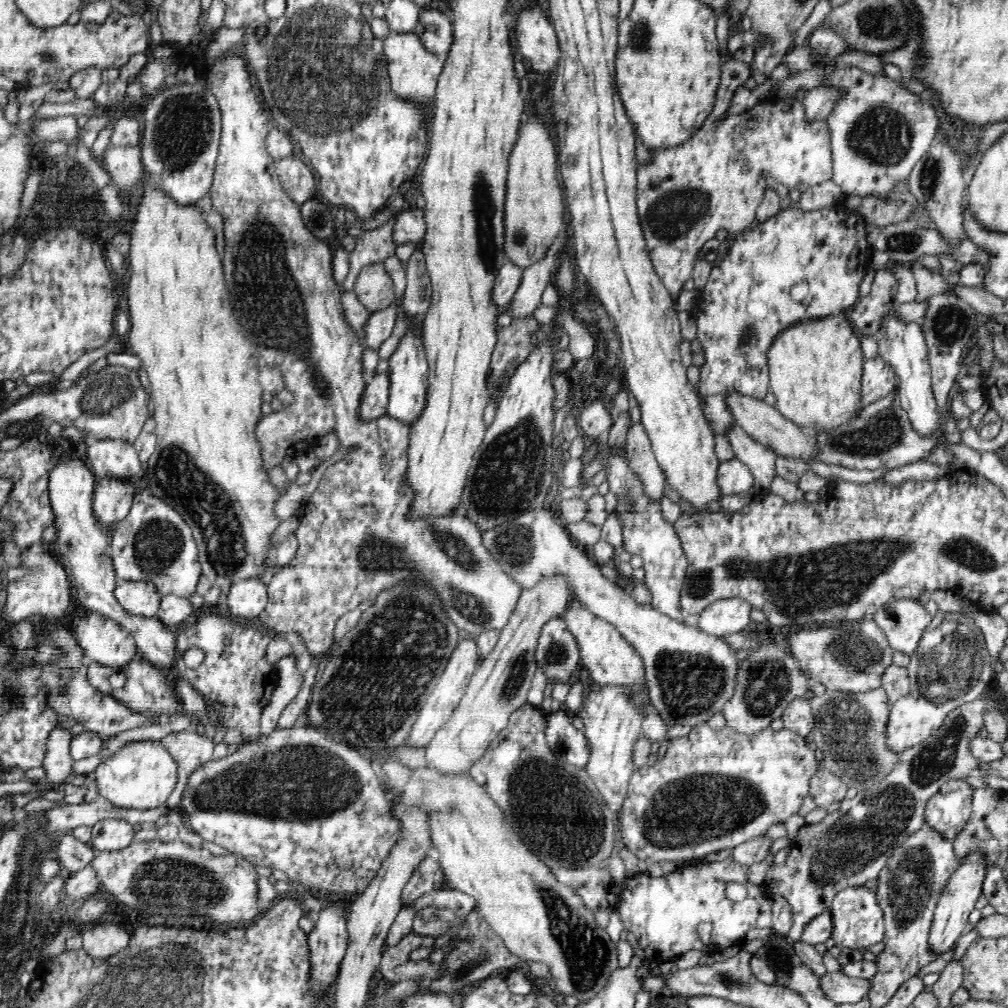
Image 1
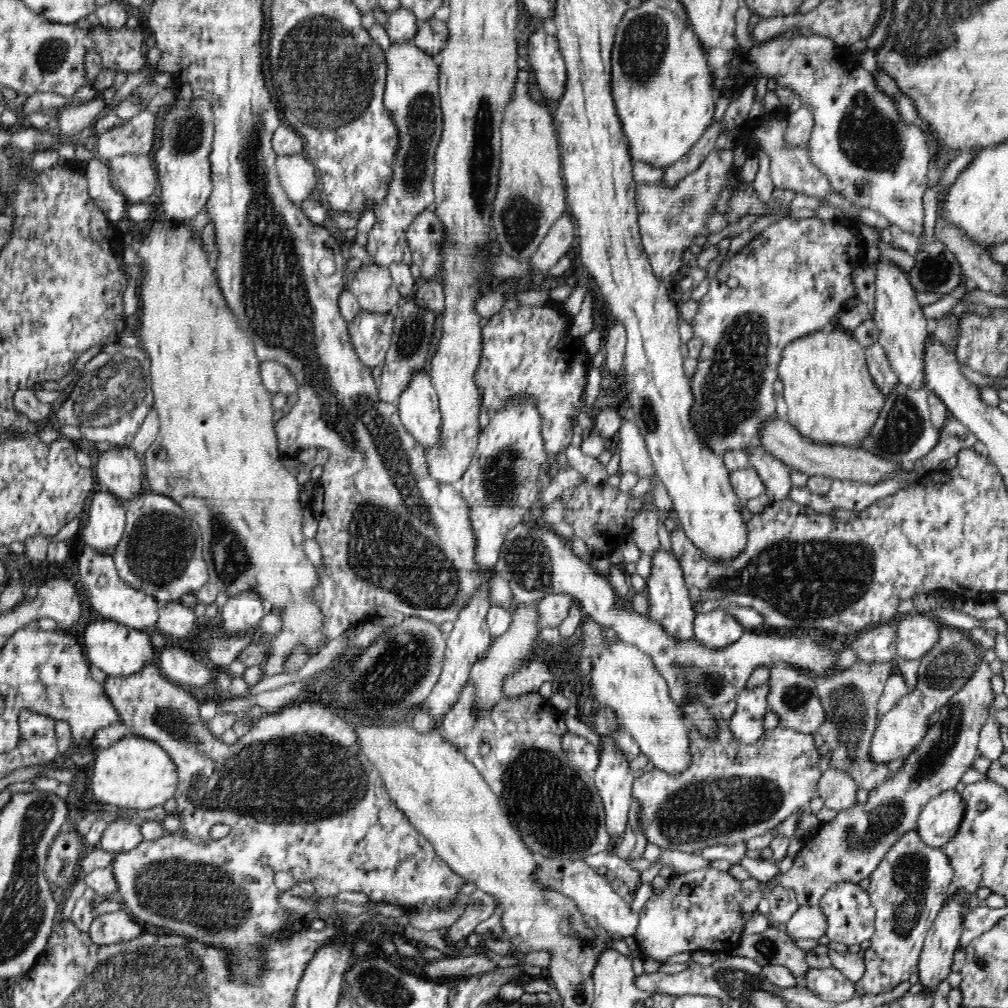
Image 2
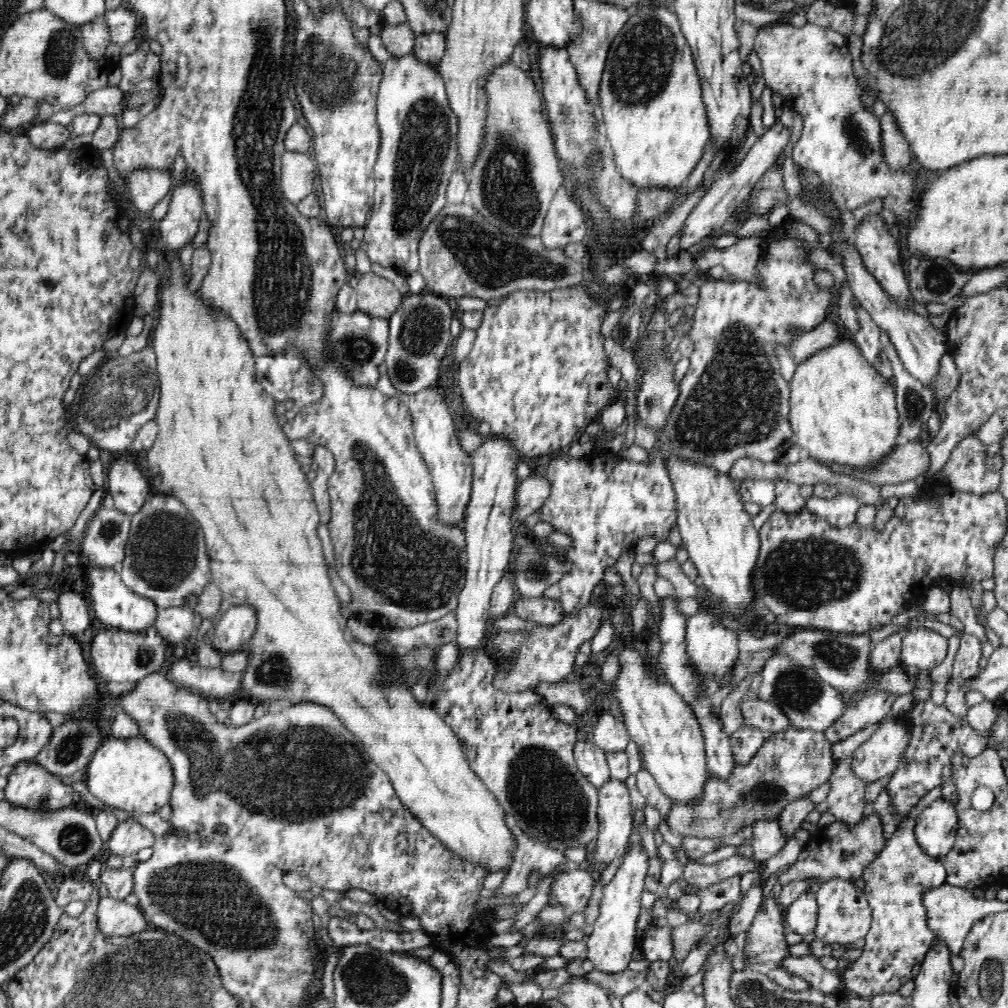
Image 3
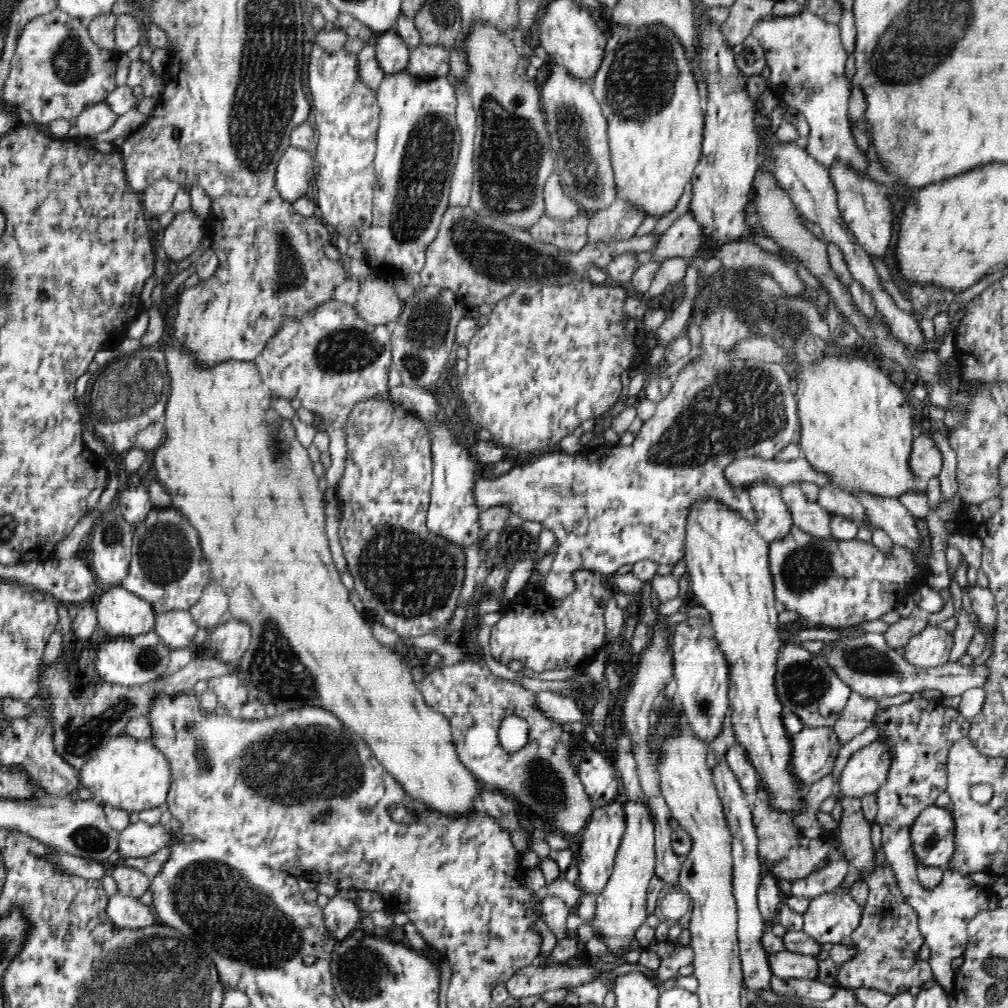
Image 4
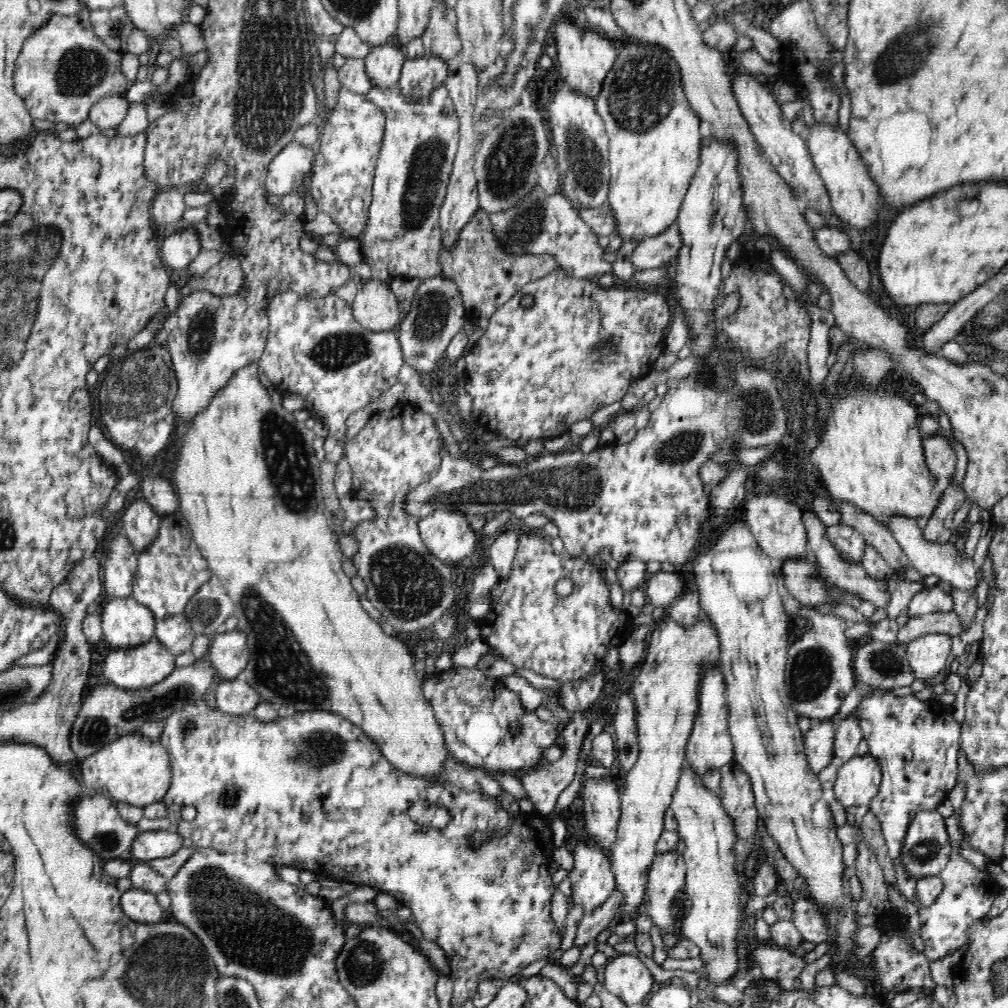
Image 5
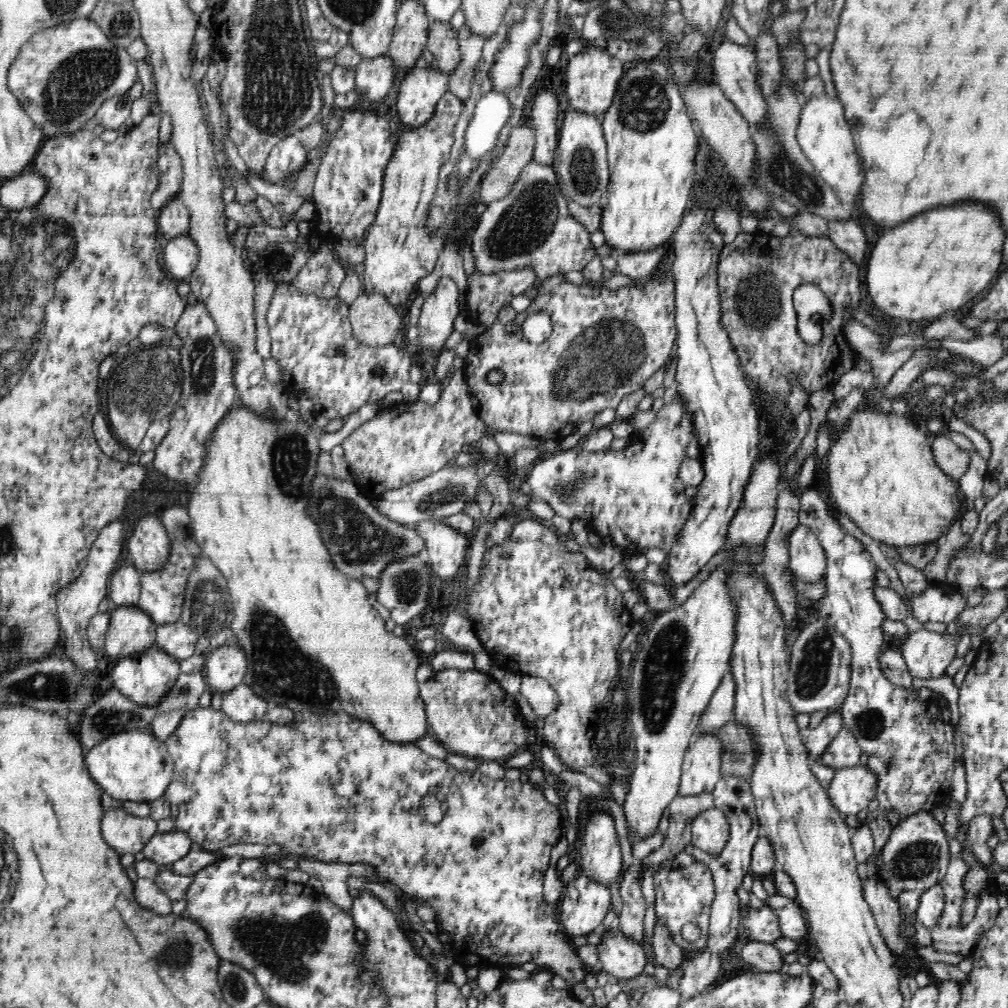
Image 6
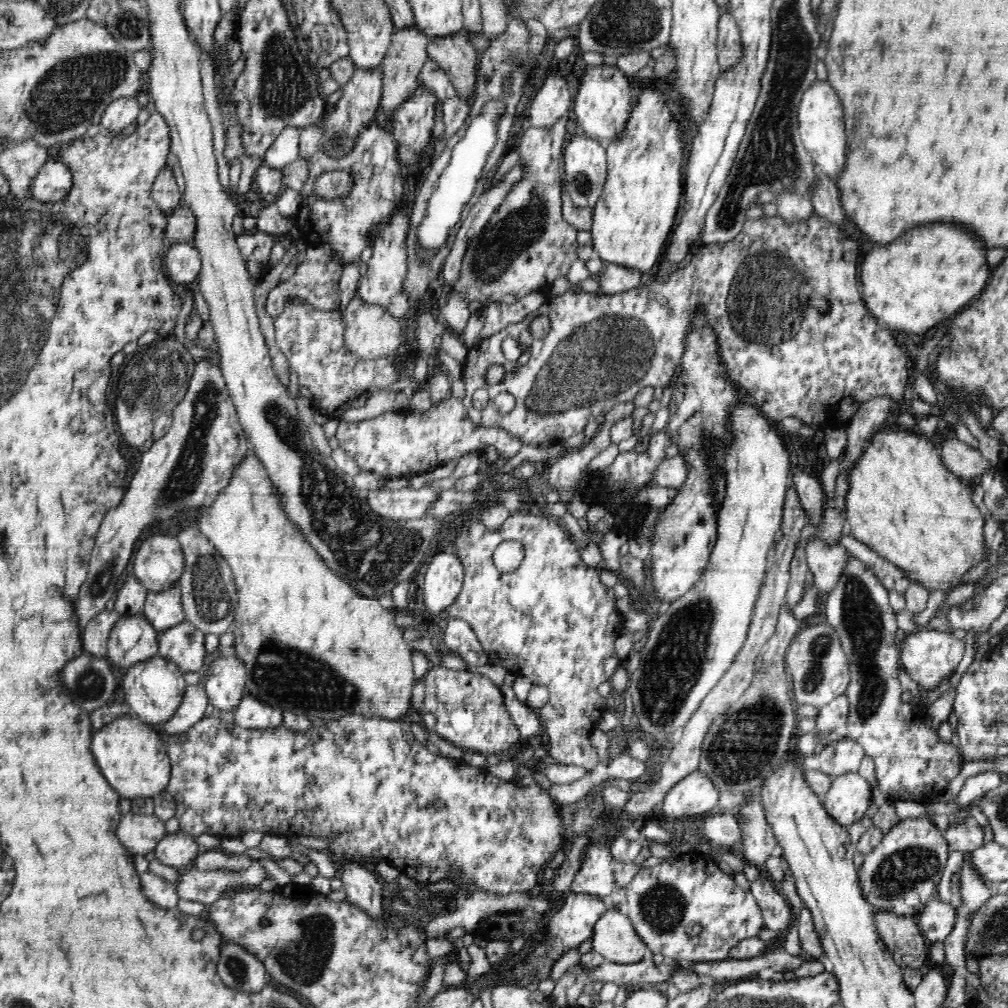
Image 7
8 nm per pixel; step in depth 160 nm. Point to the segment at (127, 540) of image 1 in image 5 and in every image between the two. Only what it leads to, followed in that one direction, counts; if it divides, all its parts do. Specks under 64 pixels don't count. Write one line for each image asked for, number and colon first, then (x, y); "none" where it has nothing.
2: (160, 553)
3: (166, 559)
4: (168, 569)
5: (170, 570)

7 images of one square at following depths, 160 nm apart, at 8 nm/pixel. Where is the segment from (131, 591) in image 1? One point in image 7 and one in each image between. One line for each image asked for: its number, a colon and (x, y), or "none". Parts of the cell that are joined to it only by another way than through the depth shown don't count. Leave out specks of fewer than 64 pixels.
2: (114, 599)
3: (115, 605)
4: (121, 613)
5: (126, 623)
6: (131, 630)
7: (132, 639)

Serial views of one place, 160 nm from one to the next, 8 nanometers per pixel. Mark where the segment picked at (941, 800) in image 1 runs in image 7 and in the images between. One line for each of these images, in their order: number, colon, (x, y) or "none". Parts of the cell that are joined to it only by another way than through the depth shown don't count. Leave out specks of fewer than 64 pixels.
2: (939, 820)
3: (936, 826)
4: (933, 833)
5: (927, 850)
6: (916, 857)
7: (902, 873)

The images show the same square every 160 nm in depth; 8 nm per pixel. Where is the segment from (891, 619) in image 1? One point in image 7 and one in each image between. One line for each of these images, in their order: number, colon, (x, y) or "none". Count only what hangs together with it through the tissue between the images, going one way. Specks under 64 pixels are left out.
2: (916, 635)
3: (924, 648)
4: (931, 648)
5: (927, 655)
6: (927, 654)
7: (928, 656)

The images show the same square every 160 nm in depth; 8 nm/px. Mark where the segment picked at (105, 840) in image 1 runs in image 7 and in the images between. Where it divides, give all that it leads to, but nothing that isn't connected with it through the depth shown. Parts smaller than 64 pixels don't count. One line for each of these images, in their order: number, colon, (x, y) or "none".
2: (120, 836)
3: (129, 837)
4: (139, 839)
5: (148, 845)
6: (166, 848)
7: (179, 849)

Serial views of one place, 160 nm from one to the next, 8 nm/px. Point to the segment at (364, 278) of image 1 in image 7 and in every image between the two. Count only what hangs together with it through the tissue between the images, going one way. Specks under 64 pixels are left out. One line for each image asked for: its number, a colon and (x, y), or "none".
2: (372, 285)
3: (377, 296)
4: (378, 304)
5: (375, 307)
6: (375, 321)
7: (370, 332)

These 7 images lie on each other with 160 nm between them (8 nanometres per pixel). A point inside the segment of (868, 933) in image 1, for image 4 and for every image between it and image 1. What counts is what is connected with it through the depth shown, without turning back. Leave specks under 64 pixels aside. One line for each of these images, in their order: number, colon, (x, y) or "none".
2: (850, 915)
3: (844, 915)
4: (831, 916)

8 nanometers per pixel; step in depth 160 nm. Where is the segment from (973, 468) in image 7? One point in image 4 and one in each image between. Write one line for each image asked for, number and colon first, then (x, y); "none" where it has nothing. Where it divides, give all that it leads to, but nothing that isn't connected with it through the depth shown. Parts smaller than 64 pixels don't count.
4: (925, 462)
5: (940, 457)
6: (954, 461)

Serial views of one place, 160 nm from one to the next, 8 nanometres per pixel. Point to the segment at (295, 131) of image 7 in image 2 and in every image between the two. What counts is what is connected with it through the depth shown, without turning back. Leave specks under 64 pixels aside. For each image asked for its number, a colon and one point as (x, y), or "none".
2: (297, 175)
3: (298, 170)
4: (296, 168)
5: (287, 170)
6: (288, 156)

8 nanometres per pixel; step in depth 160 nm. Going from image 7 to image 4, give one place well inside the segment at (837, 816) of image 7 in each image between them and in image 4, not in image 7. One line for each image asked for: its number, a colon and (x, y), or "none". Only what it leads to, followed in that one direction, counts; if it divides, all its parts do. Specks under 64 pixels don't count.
4: (865, 772)
5: (858, 780)
6: (851, 790)

